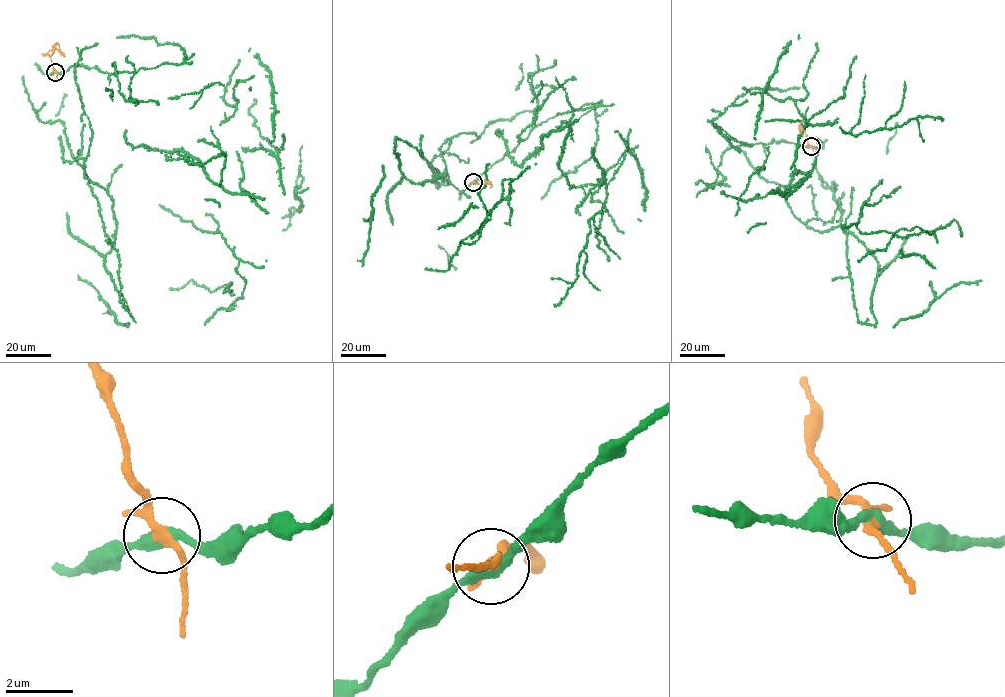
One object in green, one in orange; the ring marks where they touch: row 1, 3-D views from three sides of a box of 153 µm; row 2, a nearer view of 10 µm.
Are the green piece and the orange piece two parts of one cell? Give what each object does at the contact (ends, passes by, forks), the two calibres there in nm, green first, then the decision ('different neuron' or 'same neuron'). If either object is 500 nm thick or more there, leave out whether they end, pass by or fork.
green passes by | orange forks | 320/190 nm | different neuron

